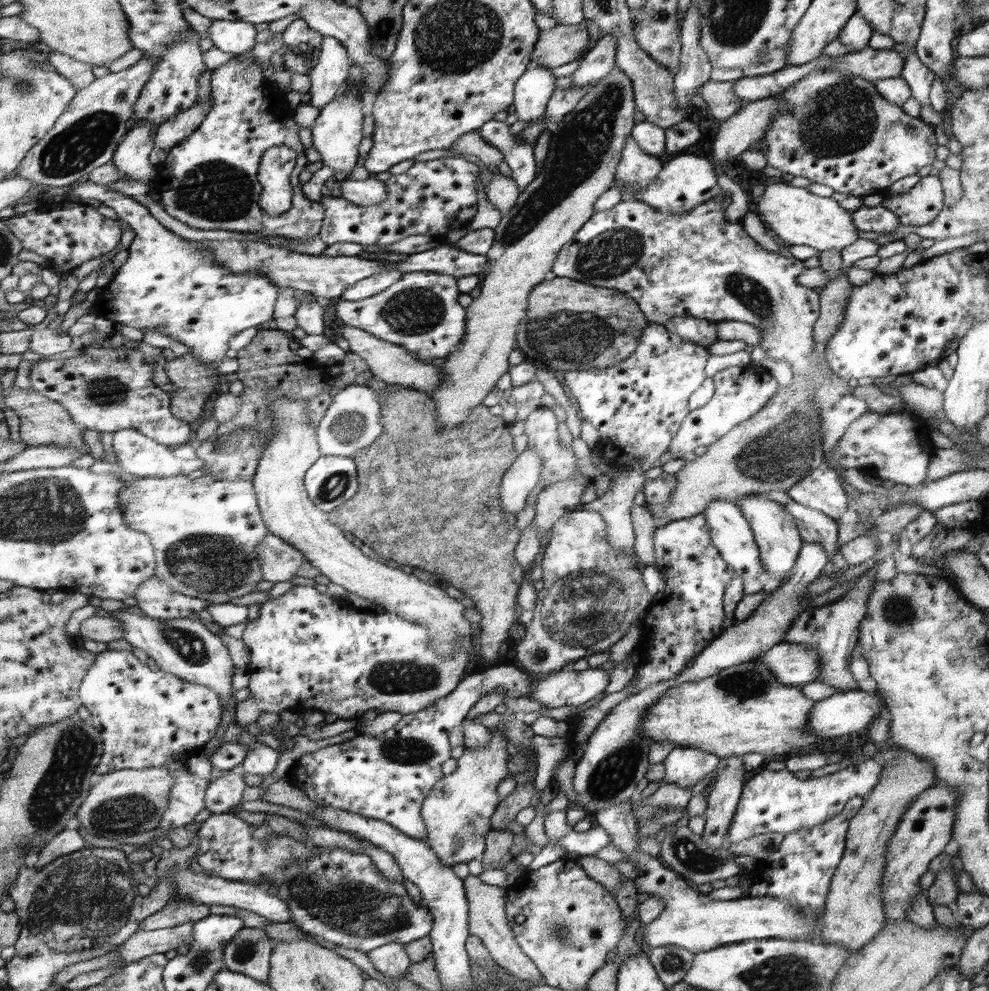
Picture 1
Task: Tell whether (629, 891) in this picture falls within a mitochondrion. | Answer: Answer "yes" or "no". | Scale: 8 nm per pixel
no

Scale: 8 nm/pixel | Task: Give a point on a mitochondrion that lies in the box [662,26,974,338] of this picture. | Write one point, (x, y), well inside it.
(841, 116)

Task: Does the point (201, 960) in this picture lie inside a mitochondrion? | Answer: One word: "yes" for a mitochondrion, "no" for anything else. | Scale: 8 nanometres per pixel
yes

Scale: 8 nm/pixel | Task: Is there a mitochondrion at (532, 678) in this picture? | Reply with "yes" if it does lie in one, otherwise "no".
no

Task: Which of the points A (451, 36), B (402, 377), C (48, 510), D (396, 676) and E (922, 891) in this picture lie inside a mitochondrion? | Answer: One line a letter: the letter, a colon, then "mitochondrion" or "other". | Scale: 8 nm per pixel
A: mitochondrion
B: other
C: mitochondrion
D: mitochondrion
E: other

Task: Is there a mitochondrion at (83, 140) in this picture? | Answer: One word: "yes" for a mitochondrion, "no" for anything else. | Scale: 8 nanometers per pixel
yes

